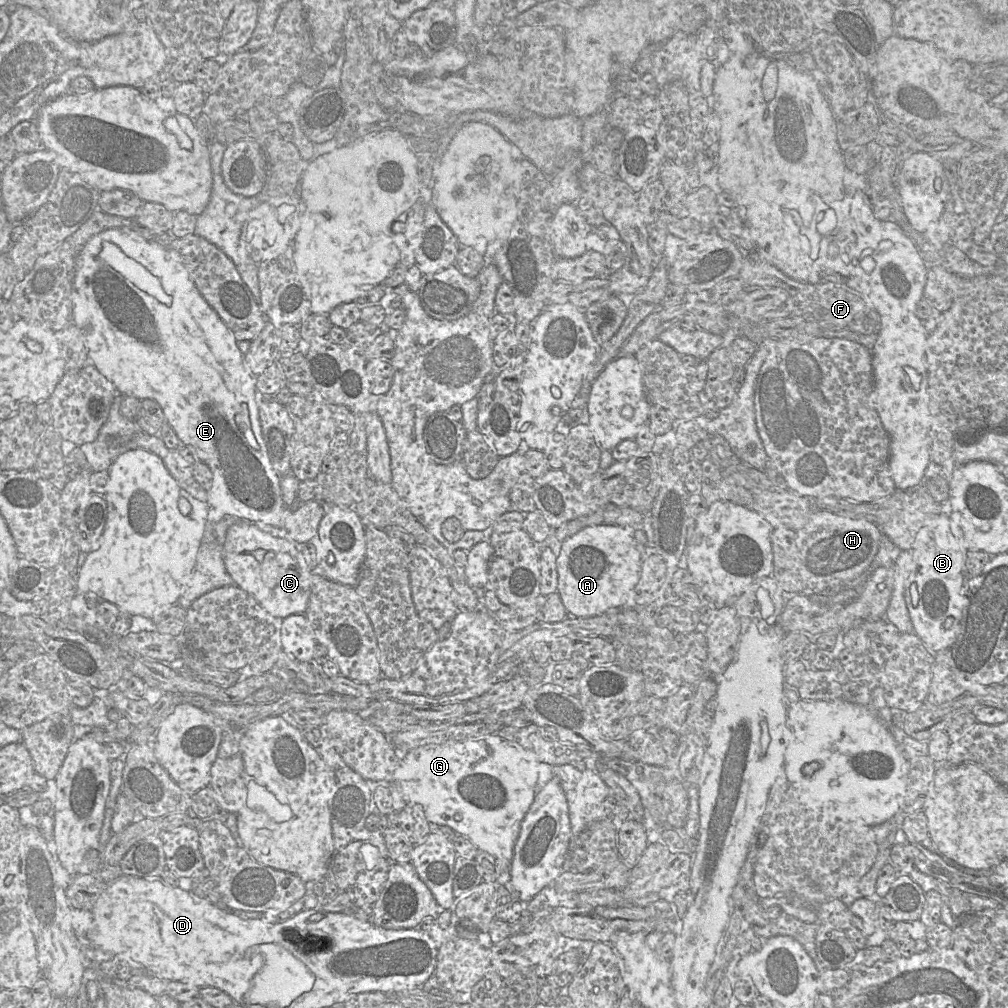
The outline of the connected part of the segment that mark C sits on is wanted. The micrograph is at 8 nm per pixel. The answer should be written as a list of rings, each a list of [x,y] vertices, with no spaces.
[[[236,521],[226,532],[222,557],[234,585],[252,595],[269,614],[284,619],[306,612],[312,590],[312,571],[299,548],[289,540],[261,530],[255,524]]]

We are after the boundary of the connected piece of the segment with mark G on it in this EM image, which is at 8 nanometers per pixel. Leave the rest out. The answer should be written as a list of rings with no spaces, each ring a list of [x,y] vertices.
[[[487,734],[470,737],[465,740],[448,741],[443,744],[428,744],[409,750],[394,771],[392,784],[399,789],[406,803],[416,803],[423,807],[425,817],[431,825],[446,825],[456,832],[457,835],[467,837],[479,851],[487,852],[495,857],[505,858],[511,862],[514,853],[514,844],[520,830],[520,824],[538,791],[540,763],[533,751],[516,742],[504,739],[498,734]]]

